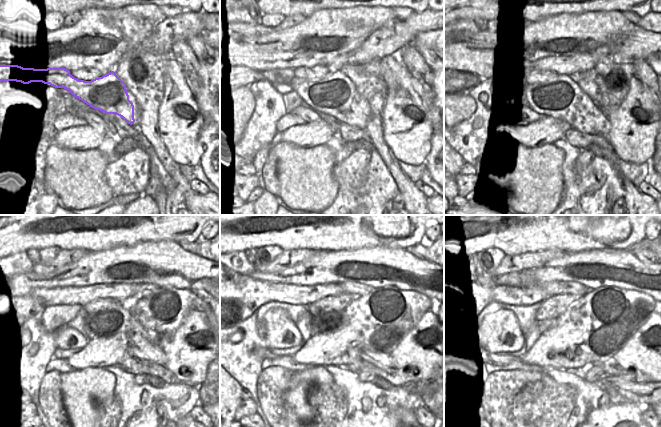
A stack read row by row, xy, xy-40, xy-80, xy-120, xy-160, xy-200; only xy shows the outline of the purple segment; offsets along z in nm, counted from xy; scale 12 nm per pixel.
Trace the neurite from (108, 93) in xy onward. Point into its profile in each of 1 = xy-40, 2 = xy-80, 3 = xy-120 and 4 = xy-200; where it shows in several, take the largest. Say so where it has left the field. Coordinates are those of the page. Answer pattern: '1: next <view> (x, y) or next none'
1: next xy-40 (332, 95)
2: next xy-80 (555, 98)
3: next xy-120 (105, 323)
4: next xy-200 (544, 325)

